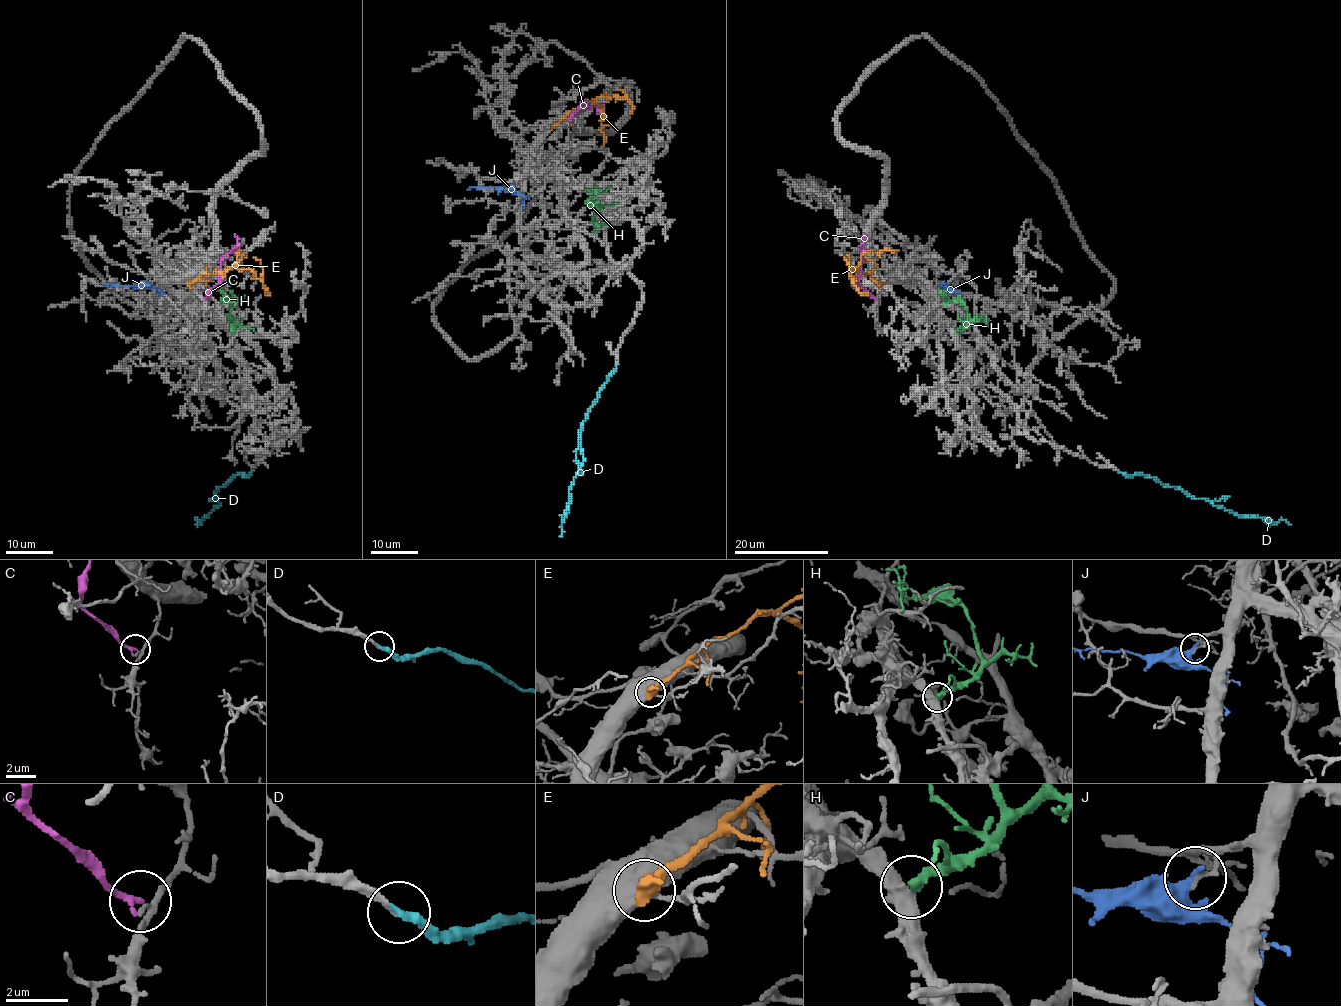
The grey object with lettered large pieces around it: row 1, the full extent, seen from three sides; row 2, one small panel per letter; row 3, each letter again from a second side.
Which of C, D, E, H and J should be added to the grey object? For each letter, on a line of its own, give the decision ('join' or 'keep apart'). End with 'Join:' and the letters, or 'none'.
C: keep apart
D: join
E: keep apart
H: join
J: keep apart
Join: D, H

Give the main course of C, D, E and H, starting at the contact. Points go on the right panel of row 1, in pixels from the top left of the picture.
C: (876, 298), (858, 283), (864, 259), (860, 253), (864, 234)
D: (1120, 472), (1155, 477), (1165, 486), (1178, 488), (1241, 516), (1258, 516), (1270, 522), (1281, 519), (1290, 523)
E: (882, 283), (853, 267), (852, 279), (848, 263), (844, 258)
H: (956, 332), (969, 320), (965, 306), (962, 303), (948, 302), (945, 296), (942, 296)

